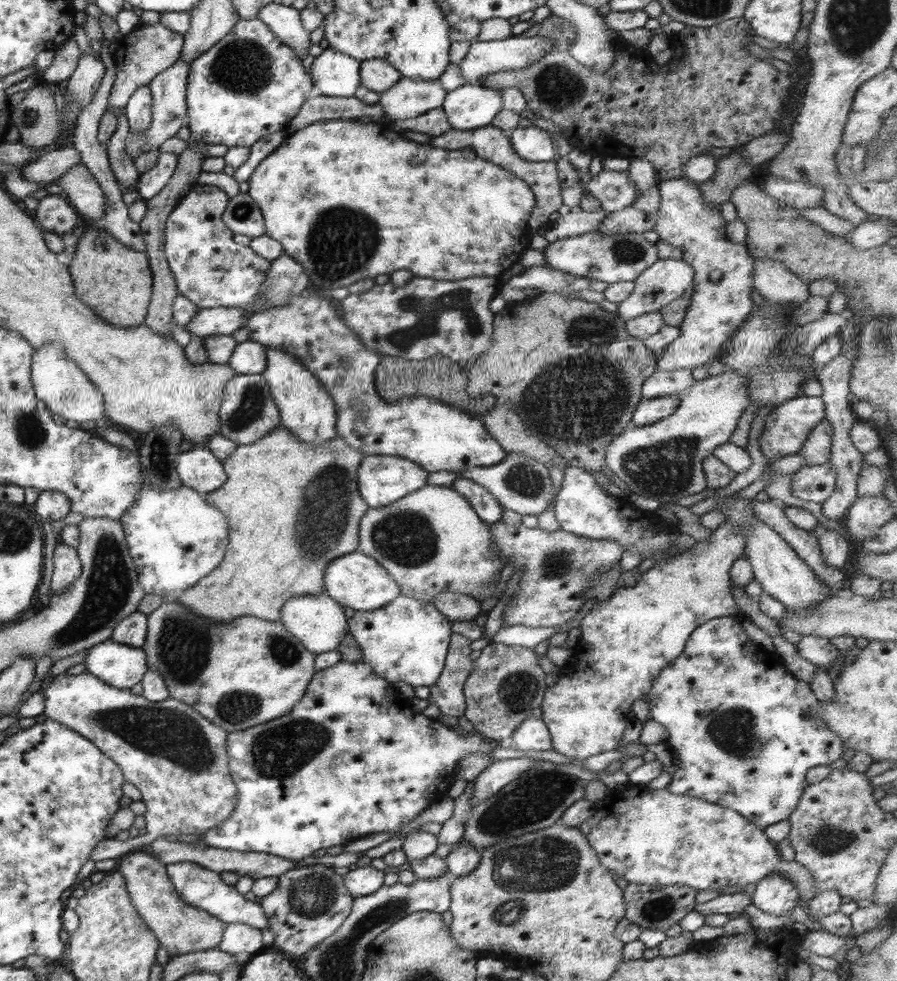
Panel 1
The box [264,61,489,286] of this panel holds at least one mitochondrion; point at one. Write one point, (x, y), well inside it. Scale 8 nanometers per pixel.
(341, 241)

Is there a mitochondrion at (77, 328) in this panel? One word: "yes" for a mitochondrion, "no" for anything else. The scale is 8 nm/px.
no

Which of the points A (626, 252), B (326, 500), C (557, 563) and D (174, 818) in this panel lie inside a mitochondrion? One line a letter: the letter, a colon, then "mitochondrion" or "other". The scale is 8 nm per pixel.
A: mitochondrion
B: mitochondrion
C: mitochondrion
D: other

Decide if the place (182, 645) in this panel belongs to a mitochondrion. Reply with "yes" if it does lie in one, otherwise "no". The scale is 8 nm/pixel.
yes

